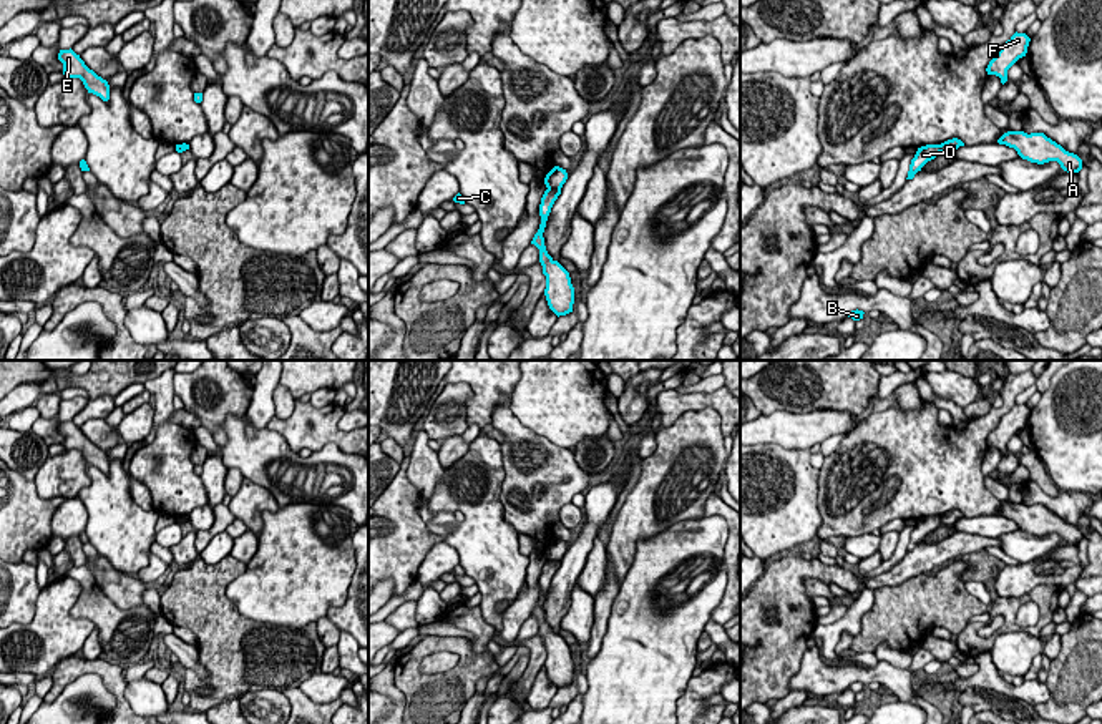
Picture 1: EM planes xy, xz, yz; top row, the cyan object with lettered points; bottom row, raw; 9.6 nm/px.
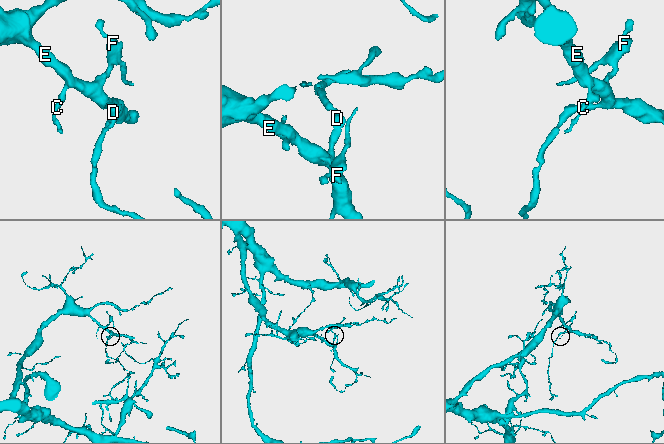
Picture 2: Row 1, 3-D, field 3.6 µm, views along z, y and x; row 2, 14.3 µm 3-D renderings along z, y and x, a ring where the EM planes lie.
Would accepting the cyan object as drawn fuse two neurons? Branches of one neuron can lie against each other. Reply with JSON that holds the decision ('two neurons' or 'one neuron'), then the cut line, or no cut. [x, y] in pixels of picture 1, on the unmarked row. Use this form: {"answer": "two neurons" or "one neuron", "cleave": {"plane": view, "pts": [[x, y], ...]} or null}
{"answer": "two neurons", "cleave": {"plane": "xz", "pts": [[548, 558], [560, 562]]}}

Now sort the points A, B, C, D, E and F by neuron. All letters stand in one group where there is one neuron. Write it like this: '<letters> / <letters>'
A C E F / B D

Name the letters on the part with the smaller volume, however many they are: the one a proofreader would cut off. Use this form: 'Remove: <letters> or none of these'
Remove: B, D

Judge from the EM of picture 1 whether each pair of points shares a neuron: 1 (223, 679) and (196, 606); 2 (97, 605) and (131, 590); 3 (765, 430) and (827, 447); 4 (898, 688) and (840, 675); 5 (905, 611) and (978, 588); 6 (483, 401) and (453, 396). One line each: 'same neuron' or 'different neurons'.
1: same neuron
2: different neurons
3: different neurons
4: same neuron
5: different neurons
6: different neurons

